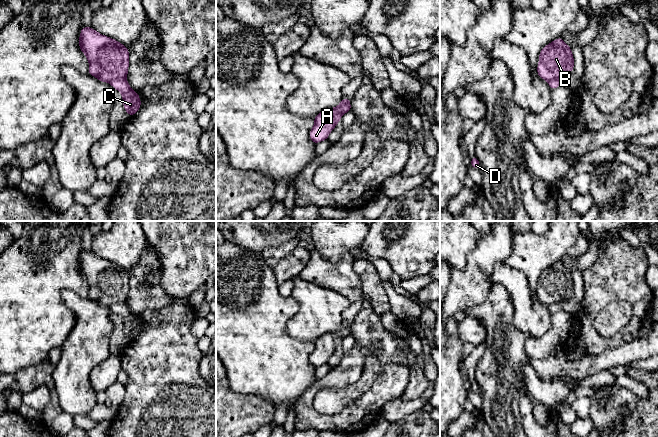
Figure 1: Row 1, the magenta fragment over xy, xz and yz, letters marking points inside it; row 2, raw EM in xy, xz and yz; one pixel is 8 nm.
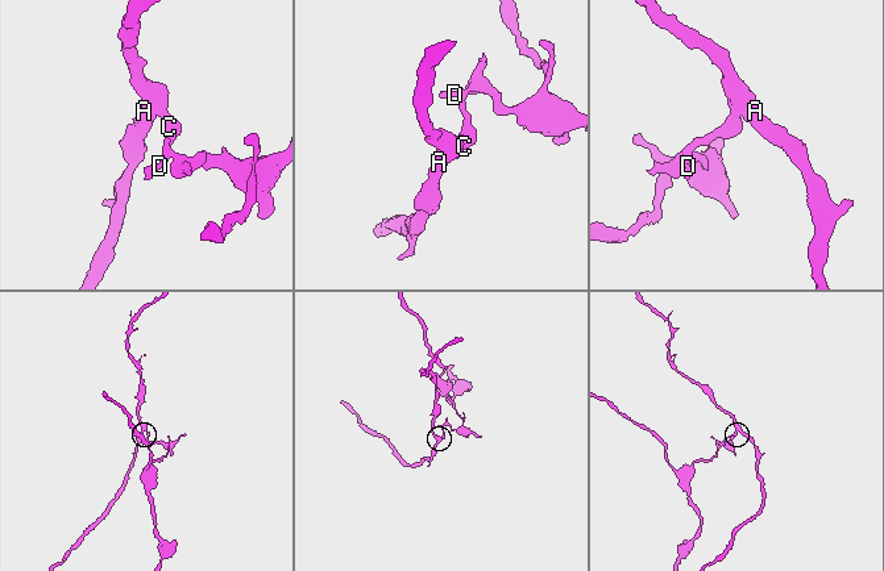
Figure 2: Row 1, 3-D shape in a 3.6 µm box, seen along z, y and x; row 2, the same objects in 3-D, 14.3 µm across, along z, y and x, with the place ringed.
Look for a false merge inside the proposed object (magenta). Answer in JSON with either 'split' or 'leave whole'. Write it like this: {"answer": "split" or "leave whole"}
{"answer": "split"}

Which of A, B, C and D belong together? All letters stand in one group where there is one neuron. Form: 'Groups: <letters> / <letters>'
Groups: A B / C D

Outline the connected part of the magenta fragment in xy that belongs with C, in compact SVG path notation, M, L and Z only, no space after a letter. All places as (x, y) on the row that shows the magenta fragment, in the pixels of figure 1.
M117 79L111 82L111 86L121 93L123 106L129 117L136 114L142 102L139 94L129 86L128 81L126 79Z

